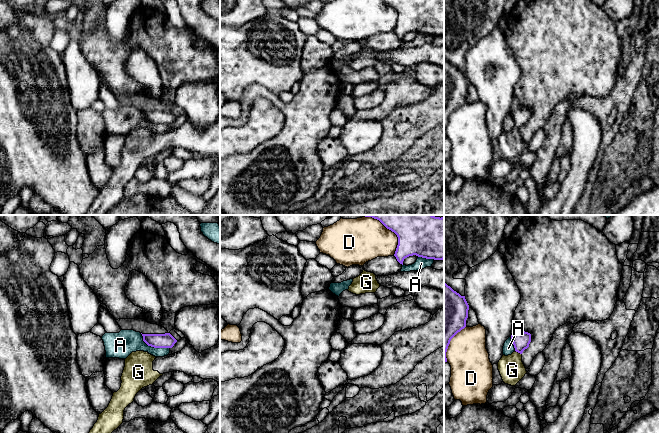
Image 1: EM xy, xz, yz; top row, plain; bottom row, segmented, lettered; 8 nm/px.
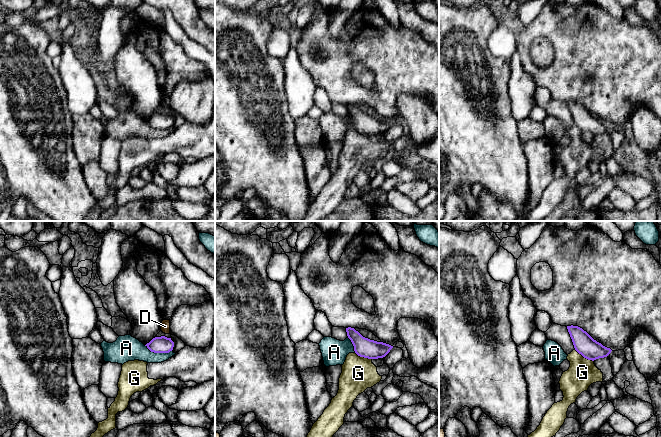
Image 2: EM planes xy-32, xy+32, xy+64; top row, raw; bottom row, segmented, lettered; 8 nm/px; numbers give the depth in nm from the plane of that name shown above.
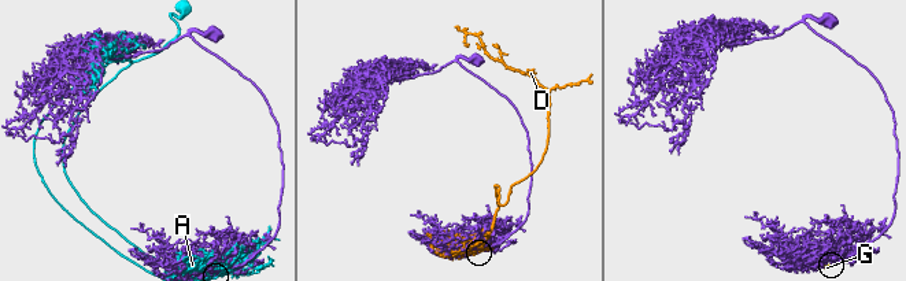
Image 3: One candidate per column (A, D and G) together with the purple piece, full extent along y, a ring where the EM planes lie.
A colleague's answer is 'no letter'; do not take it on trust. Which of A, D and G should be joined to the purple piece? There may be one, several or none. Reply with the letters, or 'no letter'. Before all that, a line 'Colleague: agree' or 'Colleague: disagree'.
Colleague: agree
no letter

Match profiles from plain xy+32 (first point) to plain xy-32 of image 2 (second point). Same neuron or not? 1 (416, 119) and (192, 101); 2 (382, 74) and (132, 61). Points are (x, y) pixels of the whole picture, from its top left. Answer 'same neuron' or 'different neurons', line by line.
1: same neuron
2: different neurons

